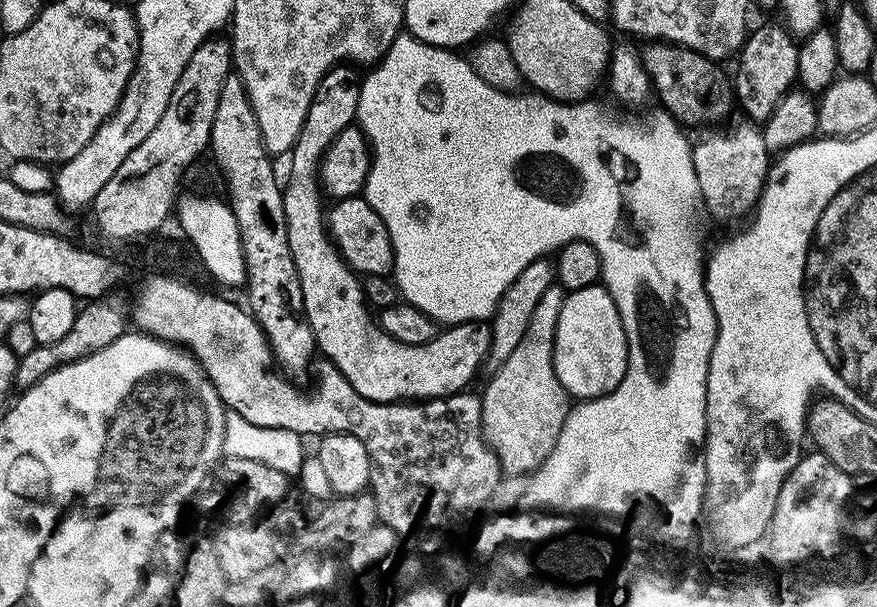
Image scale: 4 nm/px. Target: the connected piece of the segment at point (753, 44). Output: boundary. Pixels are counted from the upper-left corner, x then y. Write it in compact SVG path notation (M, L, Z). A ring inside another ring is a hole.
M777 24L766 25L753 36L751 33L738 52L740 65L736 68L736 78L734 76L734 96L739 106L741 104L744 107L743 115L749 121L767 122L782 102L782 98L793 91L798 80L796 67L800 54L797 45L787 27Z

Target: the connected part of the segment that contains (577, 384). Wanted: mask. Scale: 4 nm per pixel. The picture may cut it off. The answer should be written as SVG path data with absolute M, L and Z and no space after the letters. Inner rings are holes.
M599 283L569 291L563 297L552 342L552 366L558 382L573 398L584 401L612 393L622 382L628 364L628 332L618 306L607 288Z

